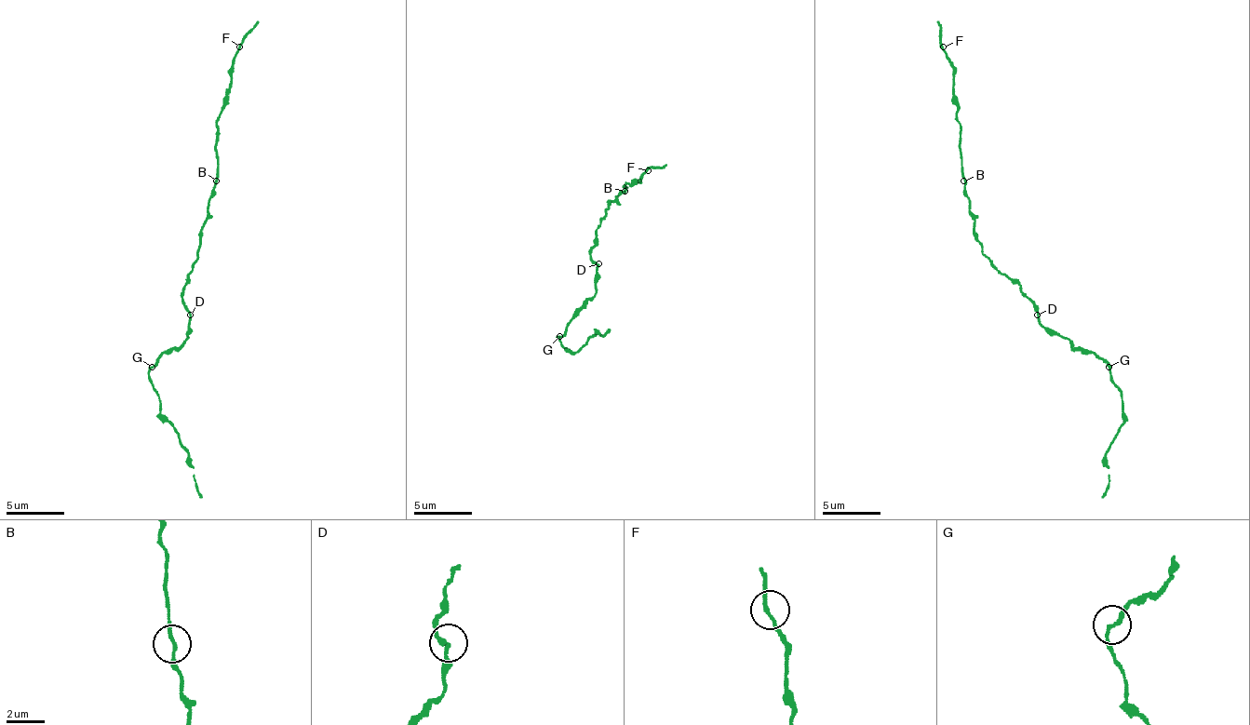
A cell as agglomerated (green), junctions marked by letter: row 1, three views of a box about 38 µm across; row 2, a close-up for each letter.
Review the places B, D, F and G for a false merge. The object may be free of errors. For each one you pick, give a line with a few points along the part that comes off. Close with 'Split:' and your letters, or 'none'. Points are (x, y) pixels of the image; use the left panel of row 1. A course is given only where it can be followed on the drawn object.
Split: none

